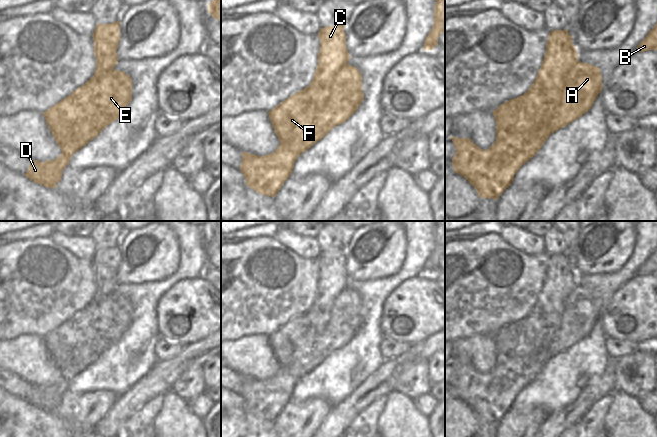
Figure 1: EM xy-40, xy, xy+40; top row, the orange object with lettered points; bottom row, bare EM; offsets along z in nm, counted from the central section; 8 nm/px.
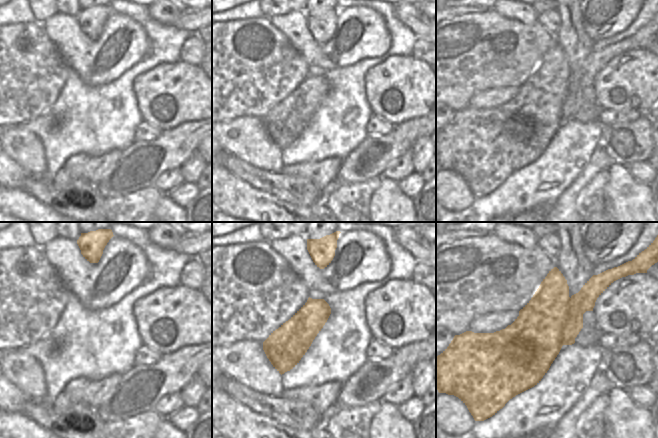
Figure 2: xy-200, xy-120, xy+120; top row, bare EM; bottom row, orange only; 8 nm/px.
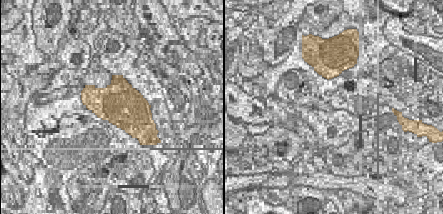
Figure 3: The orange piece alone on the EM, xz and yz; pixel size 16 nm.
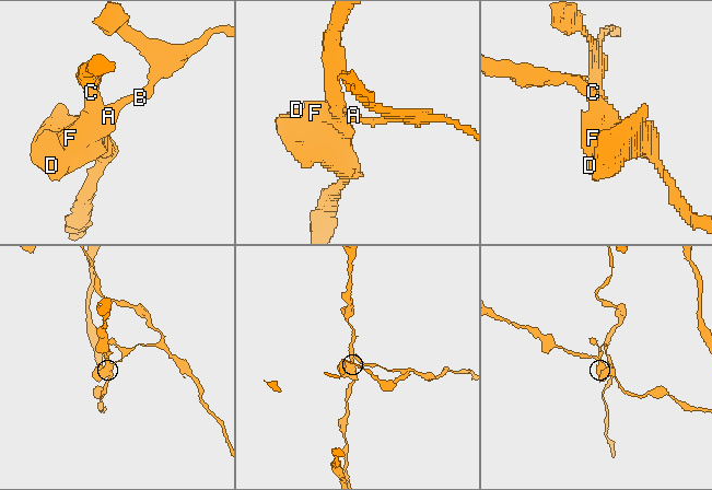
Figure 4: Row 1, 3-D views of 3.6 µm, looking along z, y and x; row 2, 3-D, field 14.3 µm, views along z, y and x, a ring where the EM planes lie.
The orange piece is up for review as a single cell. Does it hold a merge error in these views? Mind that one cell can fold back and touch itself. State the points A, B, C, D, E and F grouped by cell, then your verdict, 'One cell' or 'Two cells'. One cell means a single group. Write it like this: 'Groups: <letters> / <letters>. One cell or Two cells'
Groups: A B E F / C D. Two cells.

